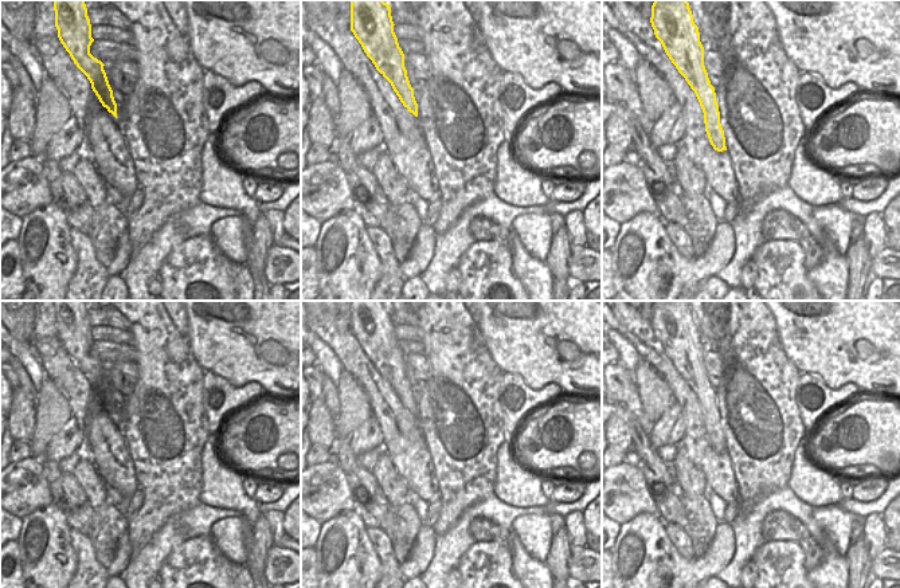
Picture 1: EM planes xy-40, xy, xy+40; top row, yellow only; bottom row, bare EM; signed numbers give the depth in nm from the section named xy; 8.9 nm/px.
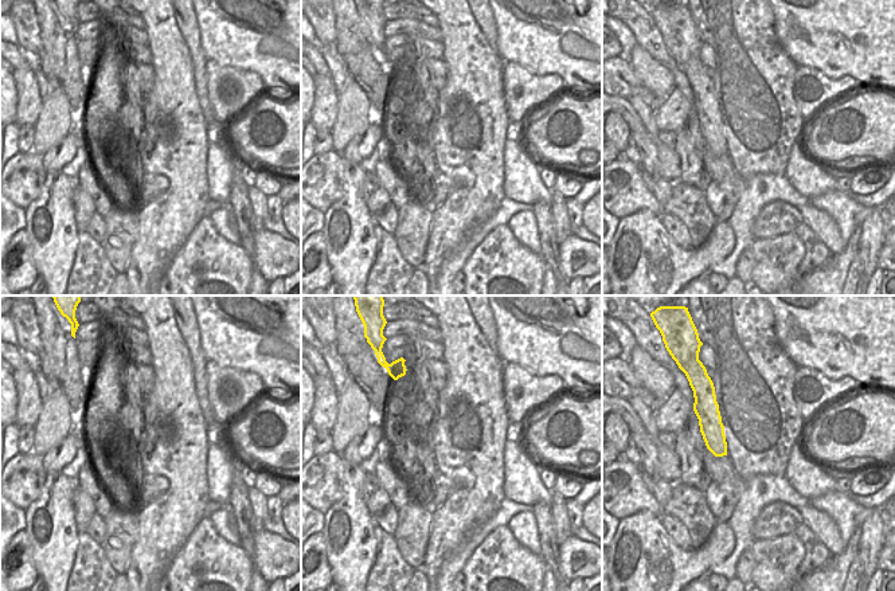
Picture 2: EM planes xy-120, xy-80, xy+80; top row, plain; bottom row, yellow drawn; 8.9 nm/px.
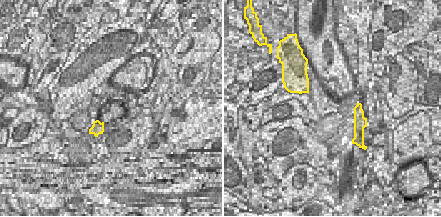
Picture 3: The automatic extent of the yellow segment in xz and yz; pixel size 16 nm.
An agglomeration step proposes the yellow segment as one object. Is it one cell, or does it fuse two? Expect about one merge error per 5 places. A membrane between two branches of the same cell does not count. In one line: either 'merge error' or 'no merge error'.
no merge error

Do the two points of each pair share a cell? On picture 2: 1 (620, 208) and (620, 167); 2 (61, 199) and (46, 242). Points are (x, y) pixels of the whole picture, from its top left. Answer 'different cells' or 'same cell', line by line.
1: same cell
2: same cell

